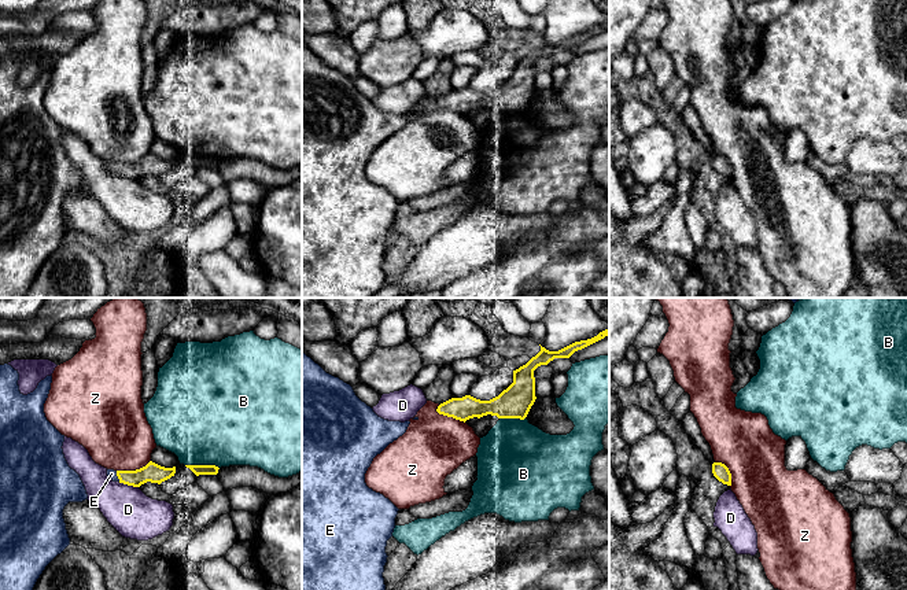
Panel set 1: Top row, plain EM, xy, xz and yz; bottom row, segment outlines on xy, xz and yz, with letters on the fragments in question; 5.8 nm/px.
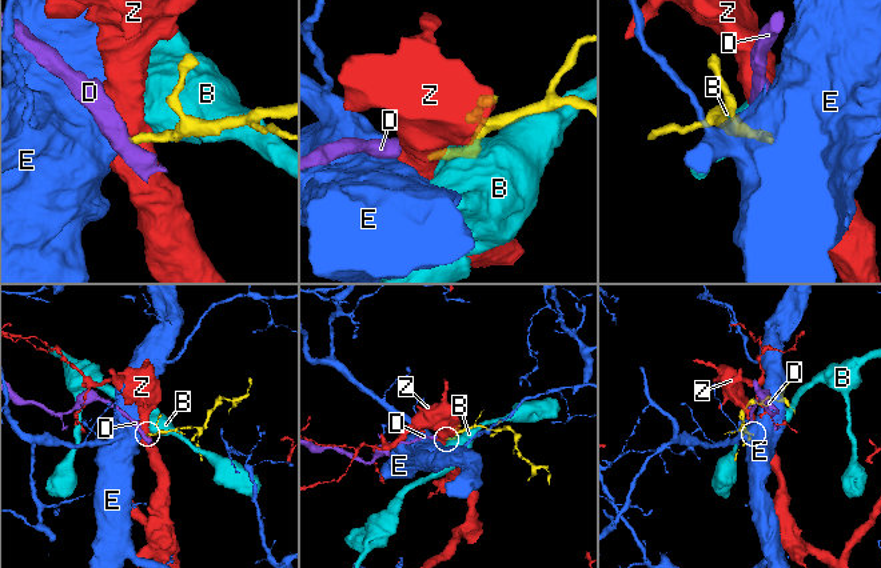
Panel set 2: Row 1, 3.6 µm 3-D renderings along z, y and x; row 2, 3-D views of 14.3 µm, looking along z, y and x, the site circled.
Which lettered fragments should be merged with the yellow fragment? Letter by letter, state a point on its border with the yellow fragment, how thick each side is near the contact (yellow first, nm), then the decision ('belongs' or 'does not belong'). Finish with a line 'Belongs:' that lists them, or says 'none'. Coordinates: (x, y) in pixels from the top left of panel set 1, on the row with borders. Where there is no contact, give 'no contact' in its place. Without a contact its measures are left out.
B: xy (202, 465) | 60/500 nm | does not belong
D: xy (128, 485) | 120/280 nm | does not belong
E: xy (117, 475) | 120/60 nm | belongs
Z: xz (449, 416) | 140/360 nm | does not belong
Belongs: E

